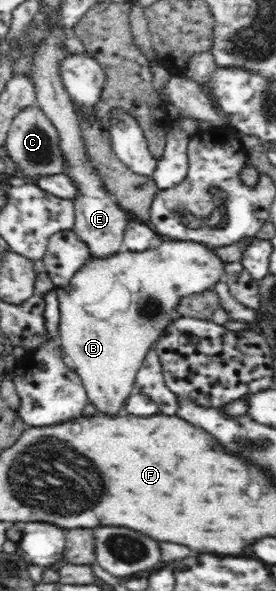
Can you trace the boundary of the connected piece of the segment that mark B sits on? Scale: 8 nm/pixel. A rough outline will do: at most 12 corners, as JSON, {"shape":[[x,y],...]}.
{"shape":[[195,241],[90,257],[55,287],[60,348],[118,415],[188,295],[224,278]]}

